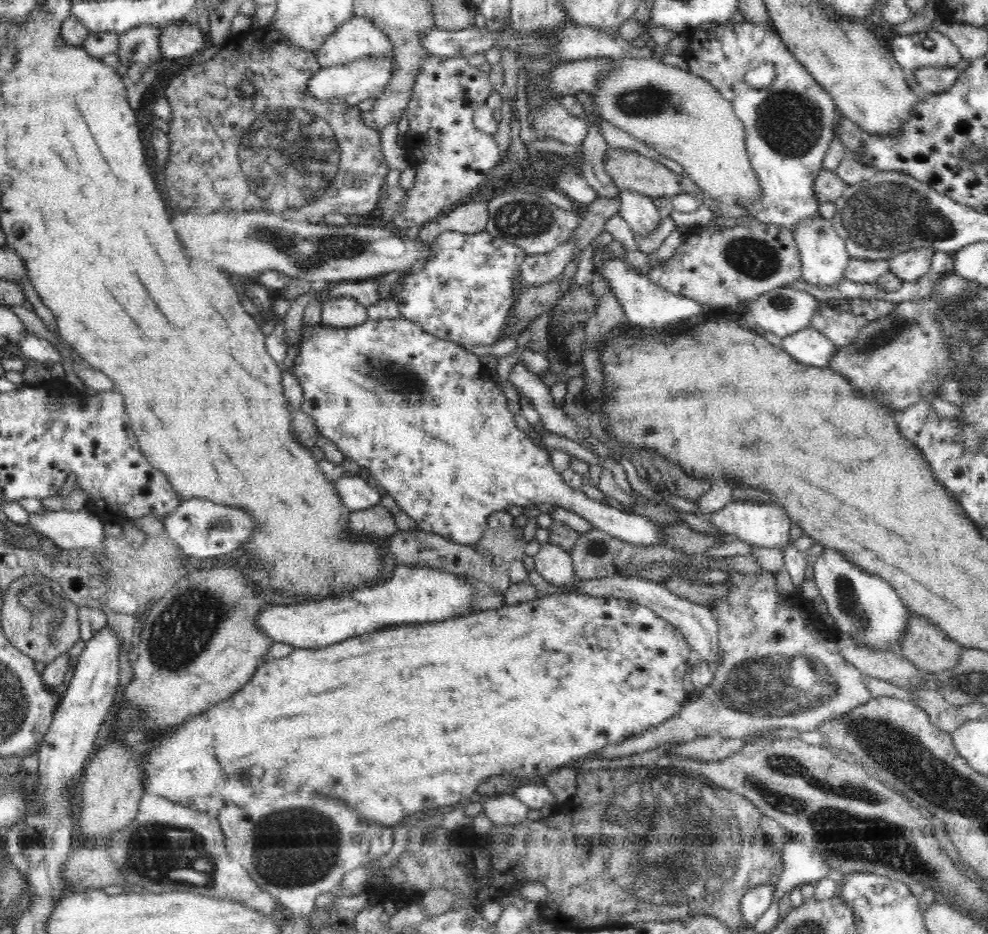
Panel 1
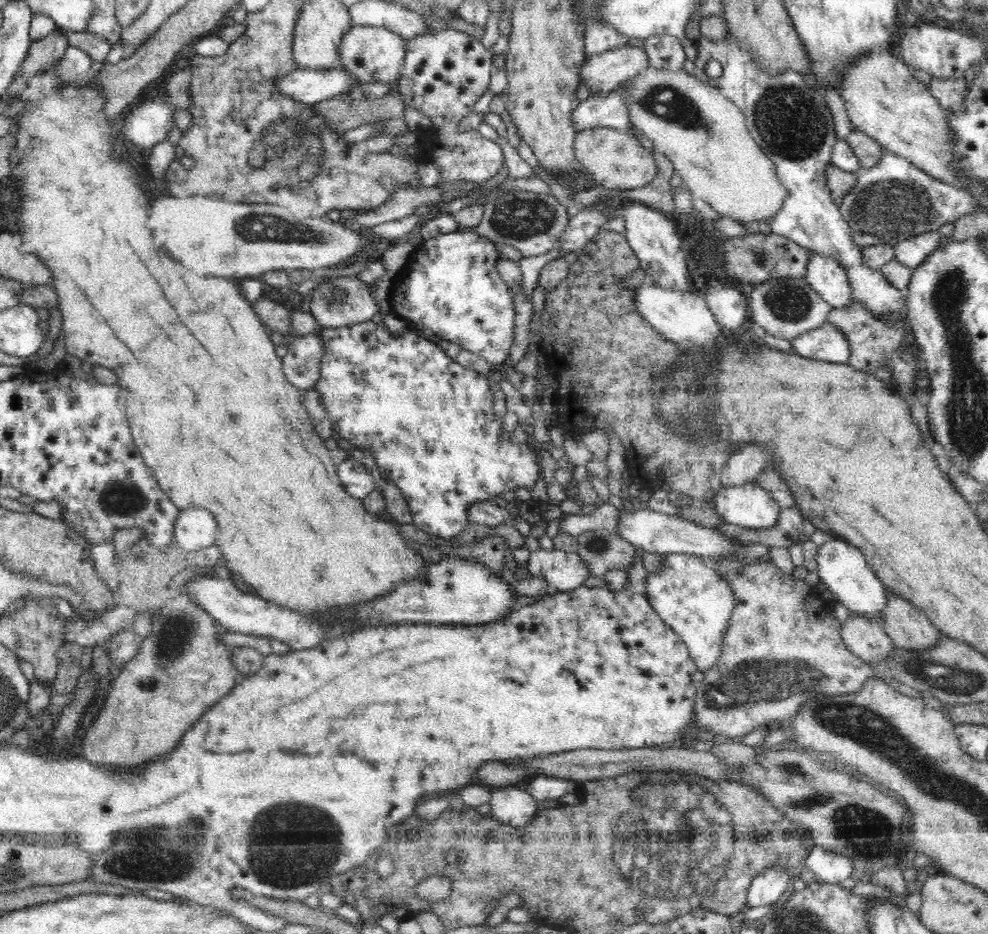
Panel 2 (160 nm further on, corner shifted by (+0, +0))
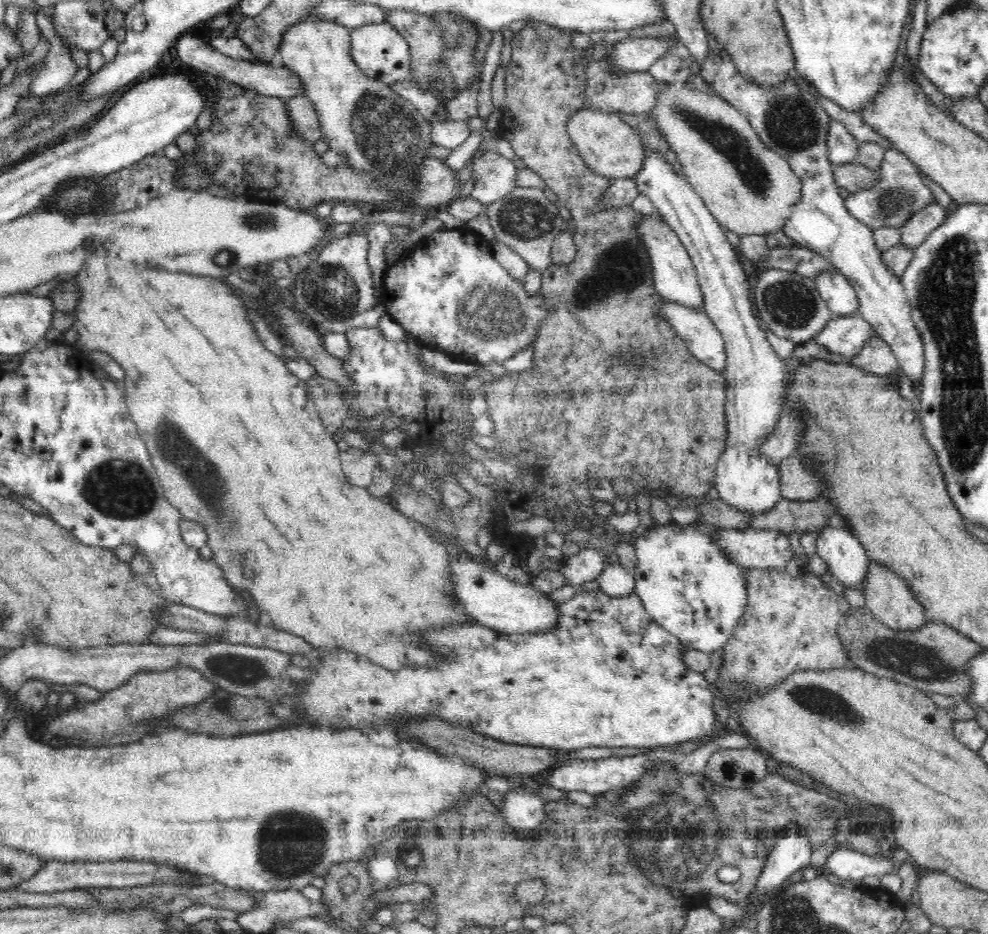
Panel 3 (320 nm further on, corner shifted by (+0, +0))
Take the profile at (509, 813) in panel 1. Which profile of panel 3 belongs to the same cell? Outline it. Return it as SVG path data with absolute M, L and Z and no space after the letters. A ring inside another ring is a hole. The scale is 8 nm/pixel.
M520 789L504 794L504 802L500 806L506 824L518 830L536 828L546 820L545 801L530 790Z

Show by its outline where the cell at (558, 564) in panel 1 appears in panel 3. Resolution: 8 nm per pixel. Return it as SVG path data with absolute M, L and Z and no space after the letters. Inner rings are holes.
M582 550L572 557L564 557L562 575L566 584L581 585L597 580L608 566L606 557L598 550Z

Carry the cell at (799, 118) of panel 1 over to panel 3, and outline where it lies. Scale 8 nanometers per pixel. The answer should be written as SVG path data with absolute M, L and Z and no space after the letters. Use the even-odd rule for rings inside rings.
M709 52L701 67L700 76L716 95L726 99L748 118L758 133L759 140L769 150L784 157L792 171L800 177L800 202L788 209L789 216L785 217L783 226L784 234L797 246L809 248L828 259L831 266L846 277L857 294L858 314L872 325L877 336L890 345L903 373L912 381L920 380L924 376L924 341L912 320L911 306L904 286L900 278L892 274L882 261L873 230L848 212L844 205L845 199L838 193L839 186L835 183L826 145L832 118L816 101L813 90L795 75L791 75L778 88L758 86L744 79L724 52L720 55Z

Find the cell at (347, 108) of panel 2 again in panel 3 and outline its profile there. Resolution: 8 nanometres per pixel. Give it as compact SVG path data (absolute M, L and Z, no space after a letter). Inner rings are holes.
M304 95L283 99L293 132L304 142L315 144L322 138L314 102Z

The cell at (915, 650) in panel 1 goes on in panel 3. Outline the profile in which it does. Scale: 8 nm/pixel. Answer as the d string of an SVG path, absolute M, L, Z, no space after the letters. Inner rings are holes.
M870 561L861 591L866 597L865 606L872 615L885 626L901 632L912 632L922 628L928 621L925 618L924 607L912 596L912 589L906 585L904 578L890 569Z

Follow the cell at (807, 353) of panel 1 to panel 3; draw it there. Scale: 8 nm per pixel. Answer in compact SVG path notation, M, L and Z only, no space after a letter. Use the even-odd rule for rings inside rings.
M860 314L836 317L828 320L824 330L820 330L814 339L837 356L843 356L850 362L861 348L875 336L872 325Z

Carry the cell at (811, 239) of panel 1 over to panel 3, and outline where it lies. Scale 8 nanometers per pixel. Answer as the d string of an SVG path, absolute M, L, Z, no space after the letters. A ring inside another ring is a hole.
M831 267L826 272L820 272L818 278L813 280L819 296L836 317L858 313L856 291L840 271Z

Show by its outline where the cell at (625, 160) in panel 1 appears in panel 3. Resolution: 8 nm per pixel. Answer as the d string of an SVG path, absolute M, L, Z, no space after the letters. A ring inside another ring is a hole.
M587 105L574 111L566 121L572 143L592 171L611 180L634 177L644 162L644 144L640 136L616 113L606 113Z

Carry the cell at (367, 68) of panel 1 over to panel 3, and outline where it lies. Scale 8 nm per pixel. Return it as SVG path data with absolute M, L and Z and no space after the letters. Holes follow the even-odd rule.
M192 32L185 33L176 38L173 47L176 49L180 60L188 65L191 70L225 79L230 85L245 87L246 89L255 90L264 96L280 97L281 99L303 95L303 88L305 86L300 81L300 75L287 67L253 64L248 61L230 58L216 51L209 44L206 44L204 40L194 36Z

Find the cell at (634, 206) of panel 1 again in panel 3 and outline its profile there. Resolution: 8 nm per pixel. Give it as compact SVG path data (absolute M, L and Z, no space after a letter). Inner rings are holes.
M651 215L642 218L638 224L638 235L648 249L648 257L652 261L652 276L658 294L665 300L687 306L693 310L701 310L704 306L701 287L697 280L695 266L689 257L688 251L683 247L678 235L663 219L654 219Z

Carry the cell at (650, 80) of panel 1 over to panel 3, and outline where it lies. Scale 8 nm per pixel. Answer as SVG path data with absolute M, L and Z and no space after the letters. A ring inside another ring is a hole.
M662 83L663 88L658 90L658 100L656 100L656 108L650 112L650 115L654 117L660 133L666 138L670 149L676 154L678 162L680 163L680 172L688 179L690 186L696 191L696 194L702 197L702 202L705 203L708 210L714 215L714 218L723 226L732 232L735 232L739 236L758 235L763 236L769 233L775 233L779 230L783 230L785 223L785 217L789 216L788 209L800 202L801 190L802 190L802 181L800 177L796 176L796 173L792 171L792 167L788 165L788 161L784 157L778 155L774 150L769 150L758 137L758 133L754 130L754 127L750 124L748 118L736 109L735 106L732 106L726 99L714 94L708 95L708 93L703 93L695 88L688 88L687 84L680 87L675 86L675 84L666 84Z

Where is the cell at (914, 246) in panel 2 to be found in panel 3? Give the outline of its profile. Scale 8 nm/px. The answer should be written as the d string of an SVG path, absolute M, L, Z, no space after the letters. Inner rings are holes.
M932 201L924 206L923 209L917 210L912 216L900 227L902 245L914 250L920 246L921 242L934 230L940 226L947 217L948 212L944 205L938 201Z

